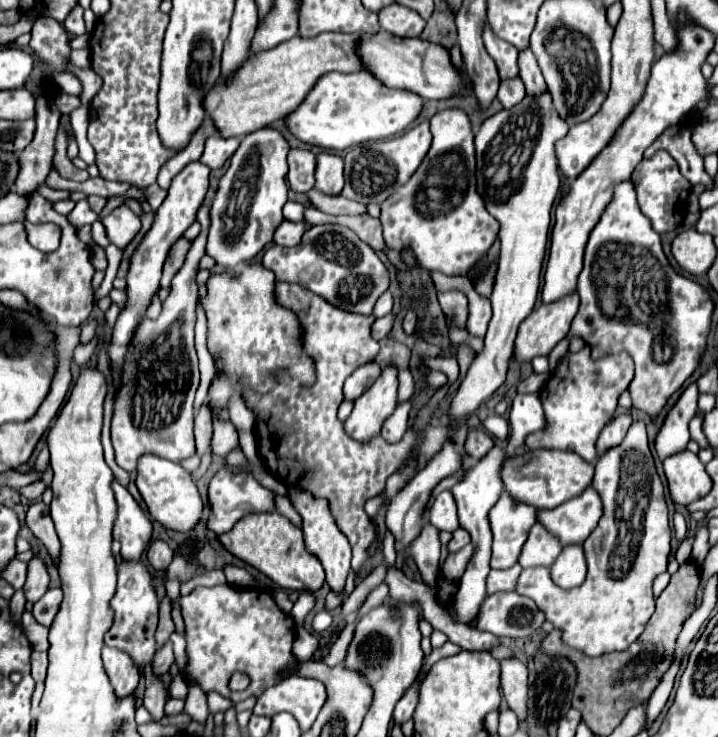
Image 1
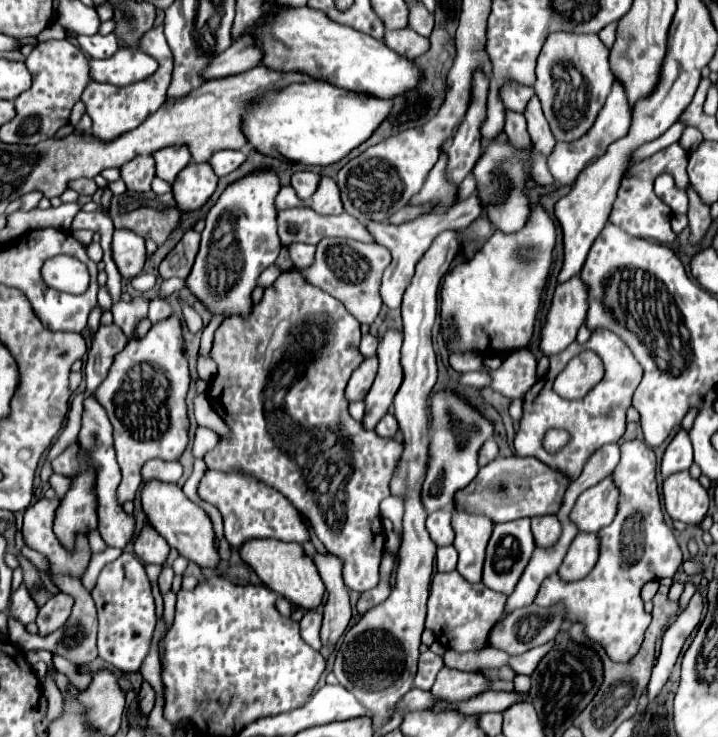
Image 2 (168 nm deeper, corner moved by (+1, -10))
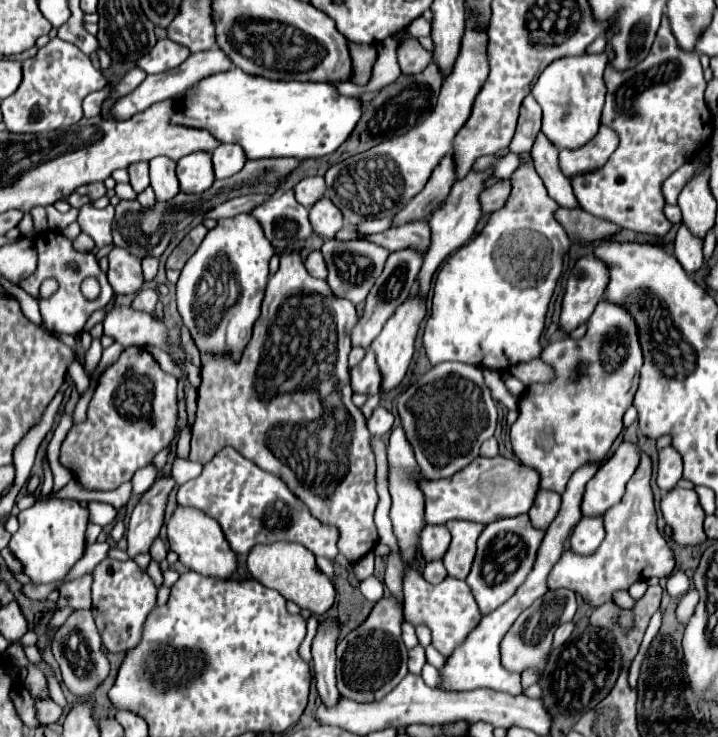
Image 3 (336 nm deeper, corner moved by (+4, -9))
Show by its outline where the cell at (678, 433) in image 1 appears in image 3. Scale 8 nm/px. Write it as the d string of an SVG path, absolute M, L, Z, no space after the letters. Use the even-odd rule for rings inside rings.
M666 446L664 450L660 450L656 484L662 492L670 492L672 488L676 488L680 478L682 478L682 458L680 454L676 454L672 446Z

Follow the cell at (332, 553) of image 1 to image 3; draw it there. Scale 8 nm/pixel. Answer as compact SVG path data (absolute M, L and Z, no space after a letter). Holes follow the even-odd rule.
M326 618L318 626L318 634L312 642L312 670L318 696L324 706L332 708L340 700L340 692L336 688L336 618Z

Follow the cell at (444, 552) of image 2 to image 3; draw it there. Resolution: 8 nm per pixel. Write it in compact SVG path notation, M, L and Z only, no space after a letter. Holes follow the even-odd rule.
M434 560L434 562L428 562L422 570L422 576L426 582L430 584L440 584L444 578L446 578L446 570L444 570L444 564L440 560Z

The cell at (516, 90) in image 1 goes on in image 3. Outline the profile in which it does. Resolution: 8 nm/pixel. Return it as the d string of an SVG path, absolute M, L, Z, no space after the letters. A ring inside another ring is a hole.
M522 154L522 158L524 164L512 176L514 188L506 206L492 214L486 228L478 236L460 246L456 254L450 254L438 272L432 308L422 336L422 348L426 350L430 364L456 360L504 372L520 362L540 358L540 336L544 330L548 304L562 274L562 260L570 248L570 240L554 218L558 204L548 196L540 176L534 170L530 154Z

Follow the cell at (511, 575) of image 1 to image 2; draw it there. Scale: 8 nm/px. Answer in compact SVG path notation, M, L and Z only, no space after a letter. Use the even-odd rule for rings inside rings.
M459 571L449 573L435 573L433 575L433 589L429 593L427 603L427 621L425 627L429 627L437 641L441 645L447 645L455 651L473 651L485 647L487 635L495 623L505 613L507 595L499 595L497 591L491 591L483 583L467 583Z

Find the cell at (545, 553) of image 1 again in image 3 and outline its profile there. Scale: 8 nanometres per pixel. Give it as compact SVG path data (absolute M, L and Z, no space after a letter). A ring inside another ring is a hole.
M540 488L534 498L532 508L528 510L528 516L532 520L532 526L548 528L550 522L556 518L558 510L560 510L560 494Z

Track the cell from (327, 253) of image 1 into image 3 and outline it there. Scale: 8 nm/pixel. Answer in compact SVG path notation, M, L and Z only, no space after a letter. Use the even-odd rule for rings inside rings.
M328 240L322 246L322 254L328 266L328 286L332 288L332 292L340 298L350 300L352 304L362 304L370 292L370 288L374 286L374 280L382 274L384 264L388 260L388 250L384 250L382 246L374 244L374 242L366 242L366 240L348 240L348 242L340 242L340 240Z

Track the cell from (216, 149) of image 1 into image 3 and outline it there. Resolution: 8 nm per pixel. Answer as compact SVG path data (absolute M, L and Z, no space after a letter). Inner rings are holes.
M220 144L212 152L212 162L214 162L216 178L222 180L222 178L228 178L242 170L242 166L246 162L246 154L236 144Z

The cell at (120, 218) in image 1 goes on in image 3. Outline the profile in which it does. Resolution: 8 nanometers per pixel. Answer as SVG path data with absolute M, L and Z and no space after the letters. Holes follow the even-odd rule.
M114 248L110 254L110 268L108 268L108 282L116 294L136 294L142 284L142 264L140 258L128 254L128 250Z

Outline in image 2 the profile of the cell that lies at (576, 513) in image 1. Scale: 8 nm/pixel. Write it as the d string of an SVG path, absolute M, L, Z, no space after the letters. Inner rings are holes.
M611 477L603 479L601 483L579 495L575 507L571 509L571 521L579 527L581 533L599 533L599 529L613 521L617 497L619 493Z

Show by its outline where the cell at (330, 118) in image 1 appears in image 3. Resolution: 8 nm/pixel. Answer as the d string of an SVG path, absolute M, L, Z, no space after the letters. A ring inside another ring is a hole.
M240 68L204 78L180 100L172 124L208 130L218 142L240 144L250 160L258 158L316 158L332 154L354 130L362 116L356 98L336 94L328 82L284 82L250 76Z

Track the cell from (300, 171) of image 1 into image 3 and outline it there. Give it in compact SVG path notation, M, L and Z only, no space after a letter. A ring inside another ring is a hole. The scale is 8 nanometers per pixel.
M312 176L312 178L304 178L302 182L298 182L294 186L294 194L296 194L296 200L306 206L306 208L312 208L320 198L324 198L326 194L326 184L324 184L324 178L322 176Z

